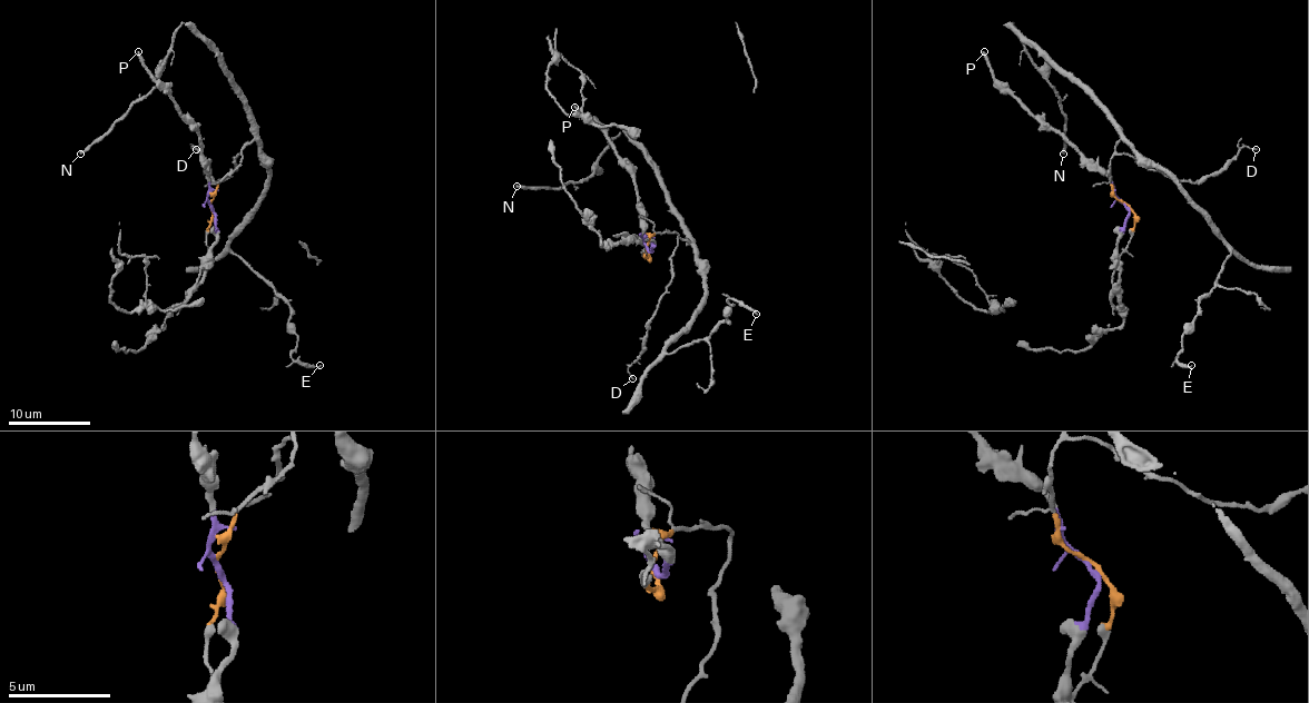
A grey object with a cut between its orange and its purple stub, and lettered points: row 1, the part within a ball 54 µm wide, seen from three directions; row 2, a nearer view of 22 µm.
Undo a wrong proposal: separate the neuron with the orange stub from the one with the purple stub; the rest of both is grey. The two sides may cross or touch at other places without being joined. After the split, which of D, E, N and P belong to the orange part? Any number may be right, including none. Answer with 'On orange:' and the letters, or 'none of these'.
On orange: D, E, N

